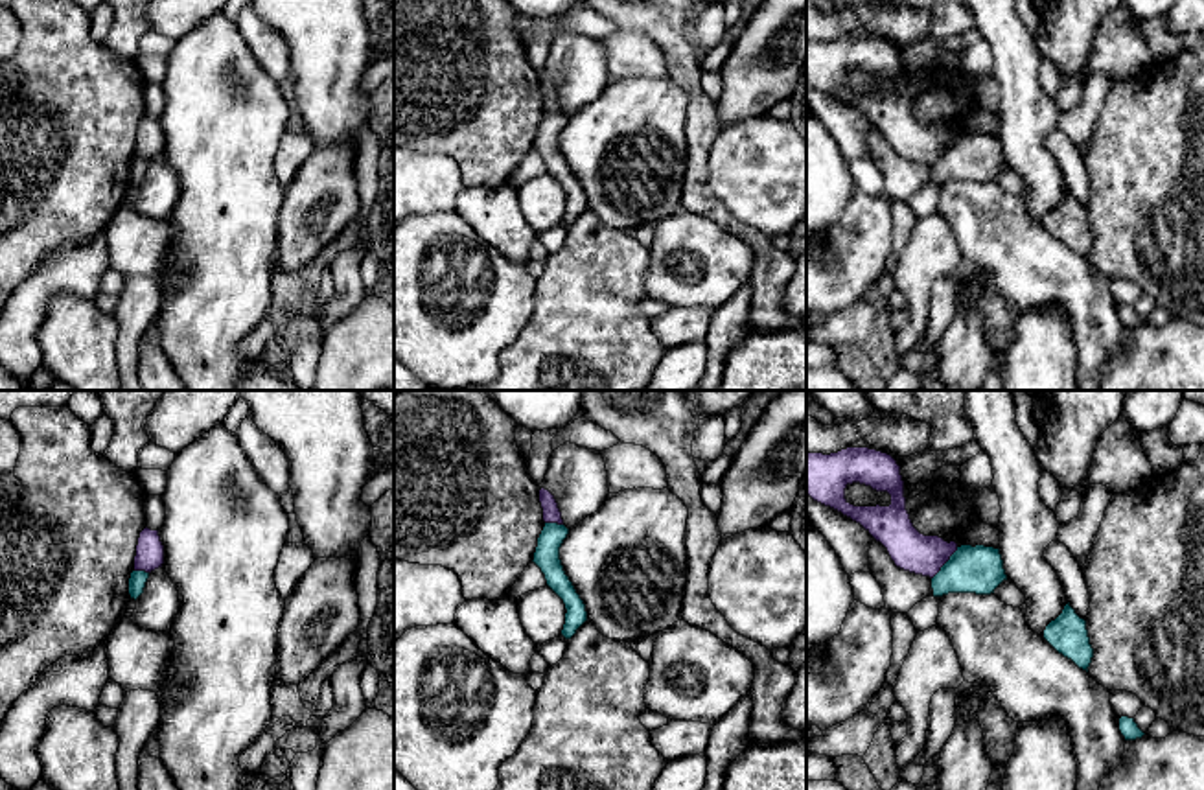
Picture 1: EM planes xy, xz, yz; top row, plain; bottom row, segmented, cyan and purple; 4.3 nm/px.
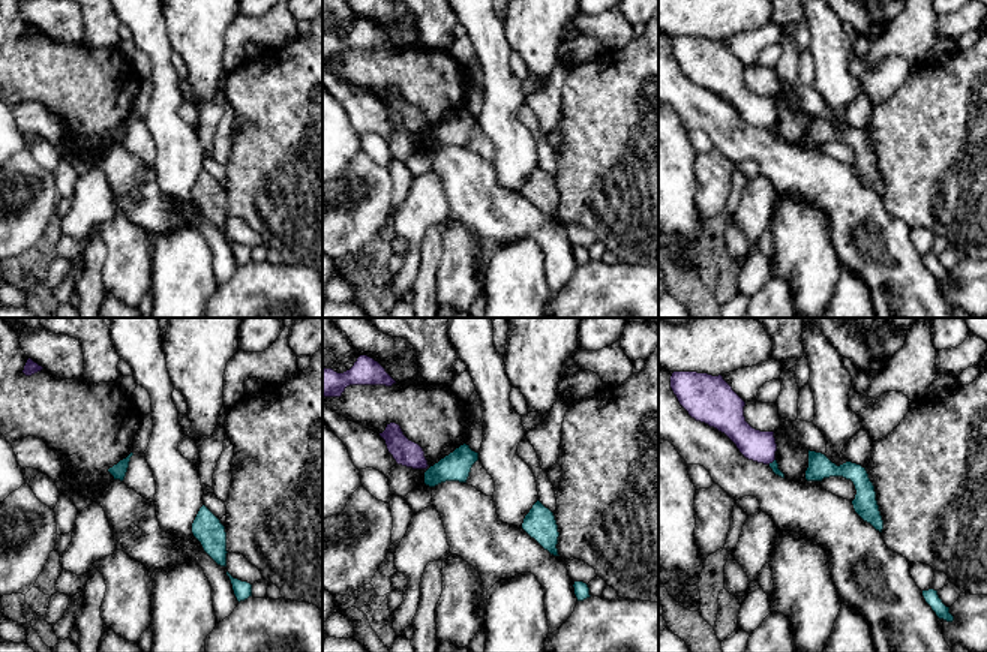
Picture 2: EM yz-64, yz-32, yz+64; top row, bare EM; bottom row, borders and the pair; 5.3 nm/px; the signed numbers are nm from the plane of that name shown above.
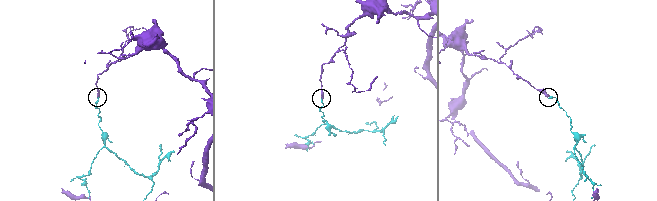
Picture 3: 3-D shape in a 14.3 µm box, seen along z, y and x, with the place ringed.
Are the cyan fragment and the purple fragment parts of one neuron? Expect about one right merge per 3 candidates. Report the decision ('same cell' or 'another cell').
another cell

